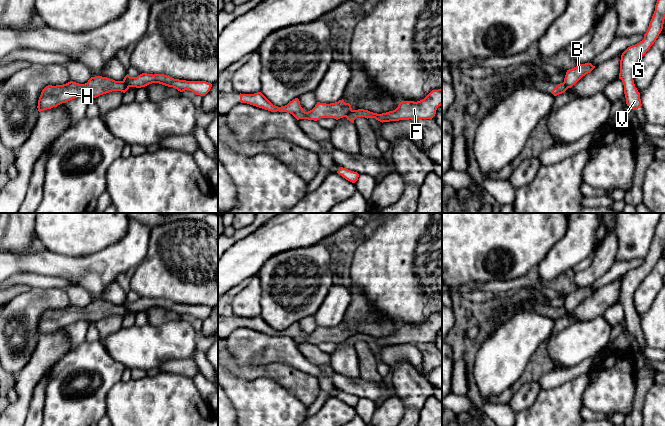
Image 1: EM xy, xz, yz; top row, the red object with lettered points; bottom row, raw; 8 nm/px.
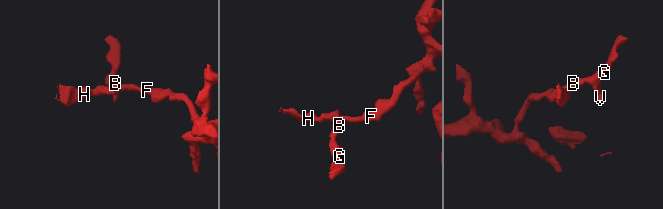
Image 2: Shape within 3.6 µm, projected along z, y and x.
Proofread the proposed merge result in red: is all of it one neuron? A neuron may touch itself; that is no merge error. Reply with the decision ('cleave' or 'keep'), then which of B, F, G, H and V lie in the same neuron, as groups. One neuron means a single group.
cleave | B F G V / H

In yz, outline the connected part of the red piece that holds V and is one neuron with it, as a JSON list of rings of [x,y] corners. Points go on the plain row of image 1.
[[[665,213],[655,229],[655,235],[649,247],[649,251],[644,258],[644,263],[639,267],[628,271],[621,279],[619,303],[624,309],[626,328],[631,333],[638,333],[642,330],[640,317],[635,311],[633,296],[637,287],[654,268],[663,253],[665,243]]]

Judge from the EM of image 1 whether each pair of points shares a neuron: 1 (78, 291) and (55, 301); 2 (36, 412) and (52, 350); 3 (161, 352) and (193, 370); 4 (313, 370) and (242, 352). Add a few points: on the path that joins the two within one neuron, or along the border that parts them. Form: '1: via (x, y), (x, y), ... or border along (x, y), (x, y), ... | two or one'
1: border along (64, 289), (71, 304) | two
2: border along (49, 370), (34, 389), (33, 395) | two
3: border along (191, 357), (165, 360), (158, 368) | two
4: via (295, 359), (287, 352), (260, 352) | one

